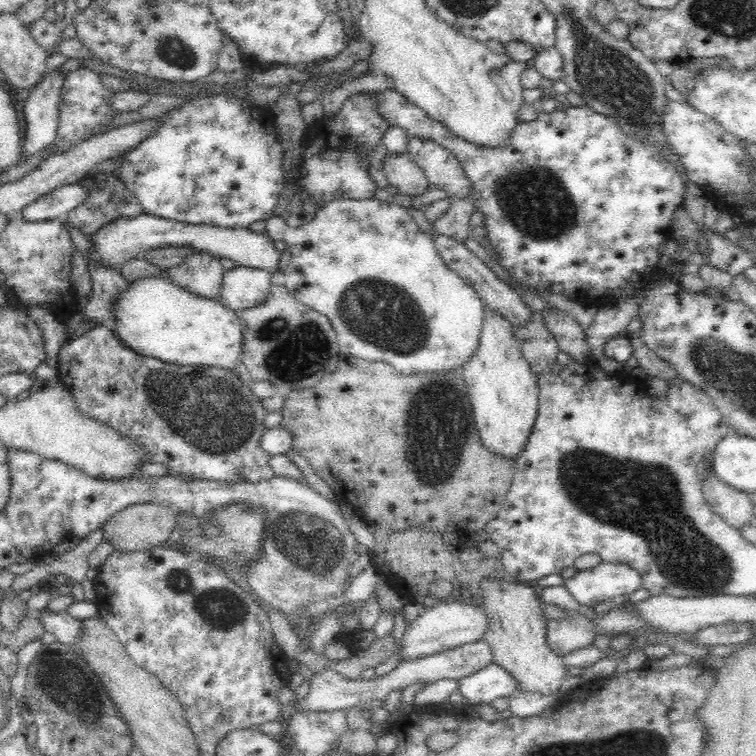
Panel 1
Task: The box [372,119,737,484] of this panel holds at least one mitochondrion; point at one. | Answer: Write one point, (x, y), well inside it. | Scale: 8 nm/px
(534, 199)

